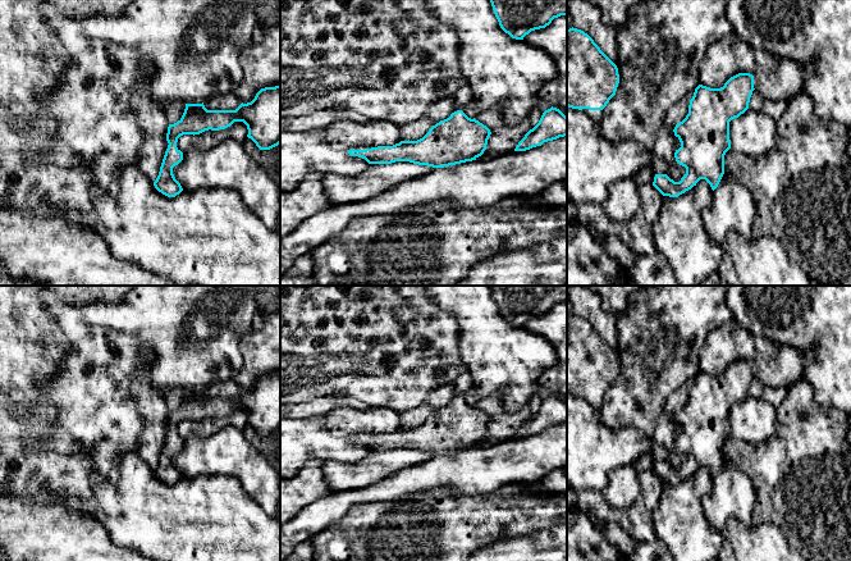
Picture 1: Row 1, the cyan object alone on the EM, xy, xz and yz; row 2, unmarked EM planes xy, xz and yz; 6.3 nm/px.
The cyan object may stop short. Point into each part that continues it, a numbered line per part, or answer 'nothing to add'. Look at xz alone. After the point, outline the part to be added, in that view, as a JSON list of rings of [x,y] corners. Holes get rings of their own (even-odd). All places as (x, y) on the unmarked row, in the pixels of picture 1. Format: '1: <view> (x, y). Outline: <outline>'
nothing to add

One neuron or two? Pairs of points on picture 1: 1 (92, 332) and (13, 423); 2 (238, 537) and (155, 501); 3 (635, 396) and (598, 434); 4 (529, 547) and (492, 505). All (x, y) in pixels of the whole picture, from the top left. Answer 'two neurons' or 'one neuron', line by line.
1: one neuron
2: one neuron
3: two neurons
4: two neurons

